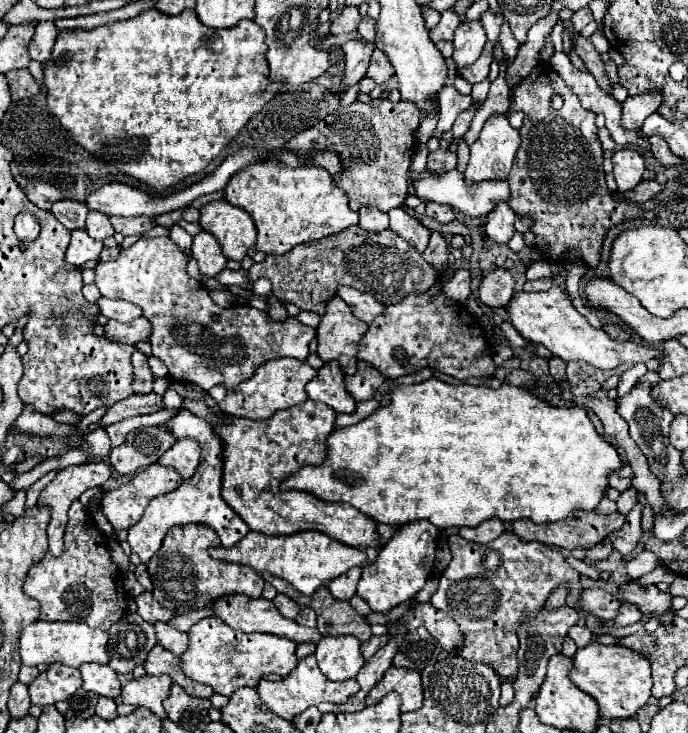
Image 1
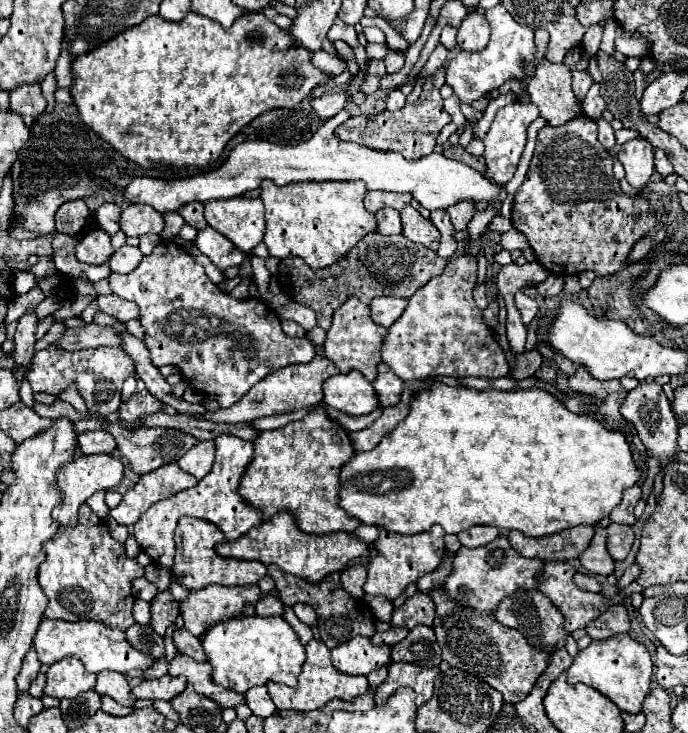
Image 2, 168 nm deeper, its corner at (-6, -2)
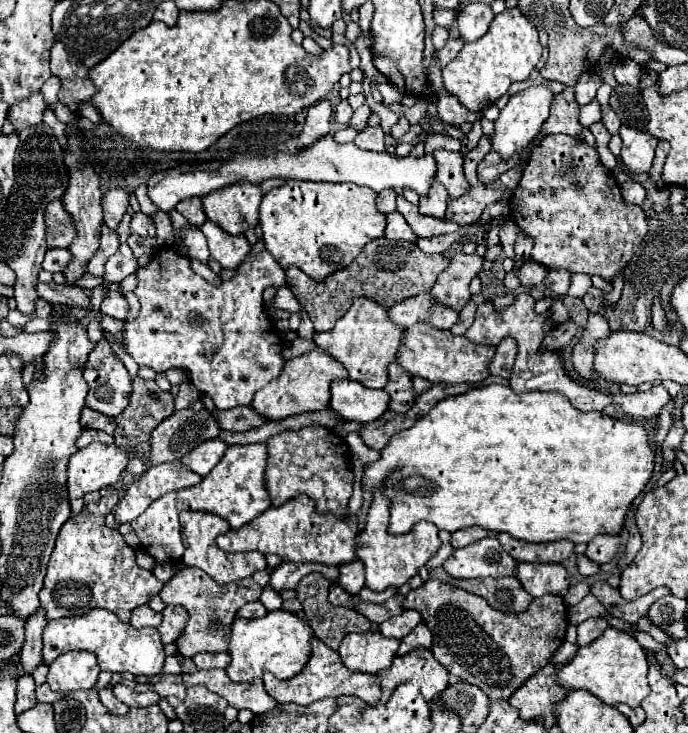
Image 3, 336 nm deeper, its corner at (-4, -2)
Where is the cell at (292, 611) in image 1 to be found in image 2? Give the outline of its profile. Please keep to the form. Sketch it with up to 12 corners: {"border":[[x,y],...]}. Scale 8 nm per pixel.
{"border":[[276,595],[262,597],[256,615],[284,615],[284,603]]}

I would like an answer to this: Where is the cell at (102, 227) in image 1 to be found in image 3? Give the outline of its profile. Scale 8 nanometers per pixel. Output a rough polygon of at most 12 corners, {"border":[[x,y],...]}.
{"border":[[108,189],[102,197],[104,223],[116,229],[128,209],[128,191]]}

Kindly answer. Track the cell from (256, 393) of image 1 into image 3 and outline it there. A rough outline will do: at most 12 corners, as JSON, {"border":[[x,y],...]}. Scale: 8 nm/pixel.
{"border":[[322,349],[286,361],[252,407],[274,421],[330,407],[346,379]]}

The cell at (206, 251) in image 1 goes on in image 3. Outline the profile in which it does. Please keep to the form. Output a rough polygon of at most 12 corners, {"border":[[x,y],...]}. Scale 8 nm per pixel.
{"border":[[210,219],[200,227],[210,257],[236,269],[250,251],[244,235],[230,235]]}

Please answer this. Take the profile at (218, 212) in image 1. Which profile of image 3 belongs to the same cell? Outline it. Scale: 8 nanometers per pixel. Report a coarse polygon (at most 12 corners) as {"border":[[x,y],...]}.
{"border":[[228,185],[202,197],[204,213],[226,233],[258,225],[260,185]]}

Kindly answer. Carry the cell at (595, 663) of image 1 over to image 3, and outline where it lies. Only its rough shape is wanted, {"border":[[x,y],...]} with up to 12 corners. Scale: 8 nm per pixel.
{"border":[[608,627],[558,681],[612,707],[650,693],[644,649]]}

